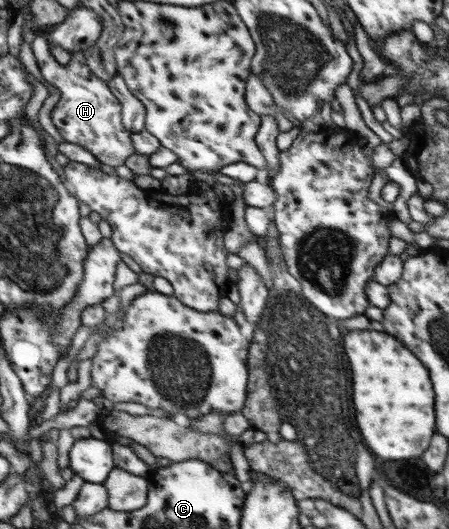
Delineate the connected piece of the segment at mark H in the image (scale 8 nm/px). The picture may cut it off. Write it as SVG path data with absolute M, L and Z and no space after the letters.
M36 35L31 49L43 78L61 93L59 102L51 112L51 120L64 141L84 147L105 165L123 165L129 155L136 153L136 146L132 134L121 123L122 105L107 83L87 67L83 52L71 53L71 61L65 66L53 57L45 37Z

